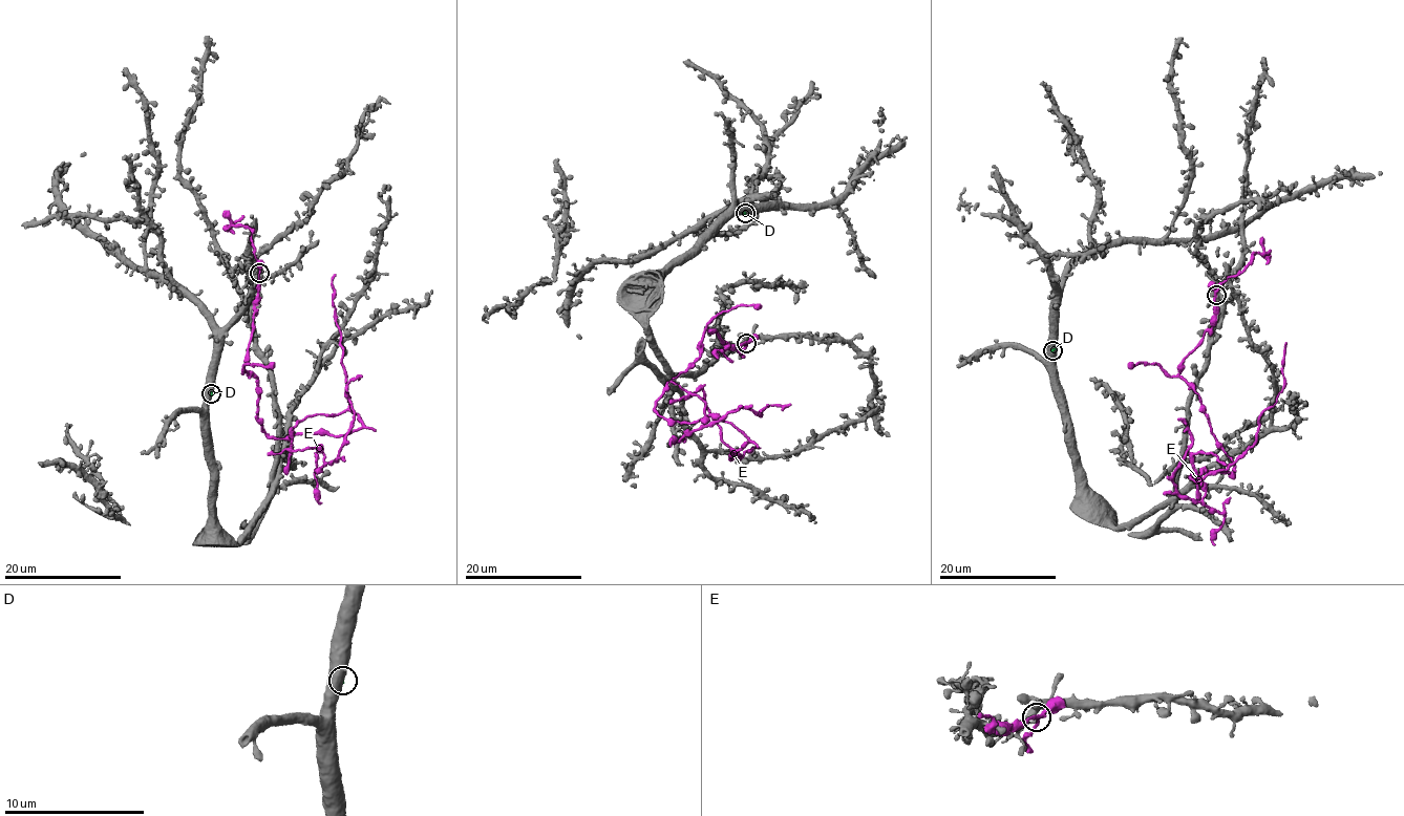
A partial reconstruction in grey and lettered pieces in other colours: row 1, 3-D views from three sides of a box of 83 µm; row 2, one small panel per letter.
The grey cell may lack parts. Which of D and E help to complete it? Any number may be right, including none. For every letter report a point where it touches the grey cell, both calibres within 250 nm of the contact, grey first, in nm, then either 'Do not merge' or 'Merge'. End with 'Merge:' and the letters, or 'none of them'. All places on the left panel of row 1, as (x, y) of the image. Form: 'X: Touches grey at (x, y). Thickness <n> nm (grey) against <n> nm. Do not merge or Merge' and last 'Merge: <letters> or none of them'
D: Touches grey at (211, 393). Thickness 750 nm (grey) against 80 nm. Merge
E: Touches grey at (259, 273). Thickness 320 nm (grey) against 190 nm. Do not merge
Merge: D

